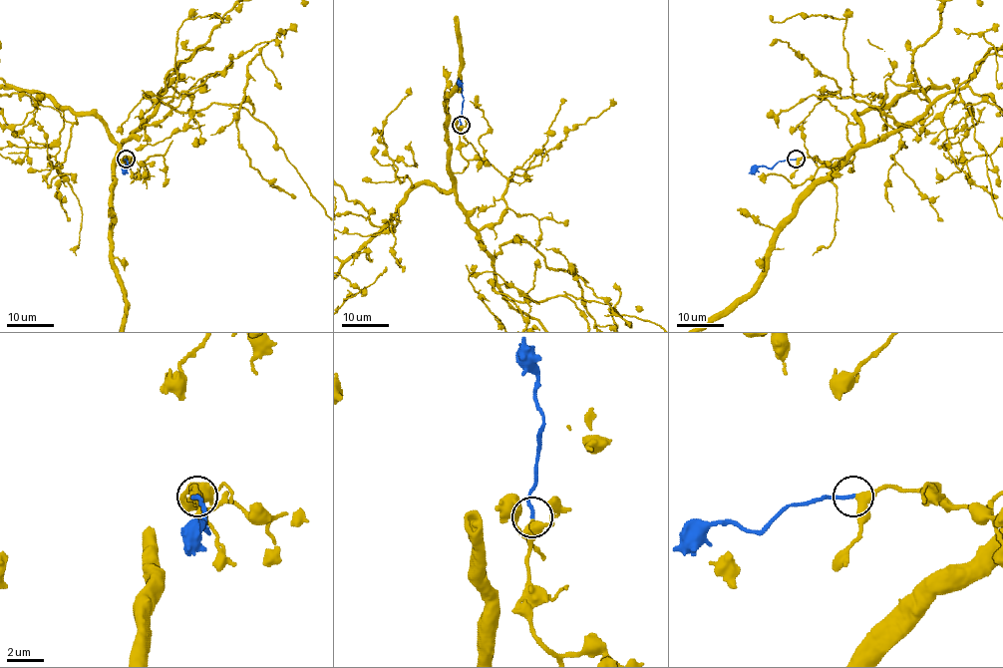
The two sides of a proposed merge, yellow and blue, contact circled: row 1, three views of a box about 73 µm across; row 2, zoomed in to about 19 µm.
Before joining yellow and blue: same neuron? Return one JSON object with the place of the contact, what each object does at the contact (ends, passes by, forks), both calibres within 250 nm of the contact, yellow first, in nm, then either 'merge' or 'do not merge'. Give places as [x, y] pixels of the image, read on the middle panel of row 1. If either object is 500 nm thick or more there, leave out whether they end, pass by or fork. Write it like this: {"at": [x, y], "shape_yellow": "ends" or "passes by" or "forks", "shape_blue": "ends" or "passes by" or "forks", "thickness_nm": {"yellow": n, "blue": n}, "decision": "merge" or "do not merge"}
{"at": [461, 125], "shape_yellow": "passes by", "shape_blue": "ends", "thickness_nm": {"yellow": 400, "blue": 190}, "decision": "merge"}

